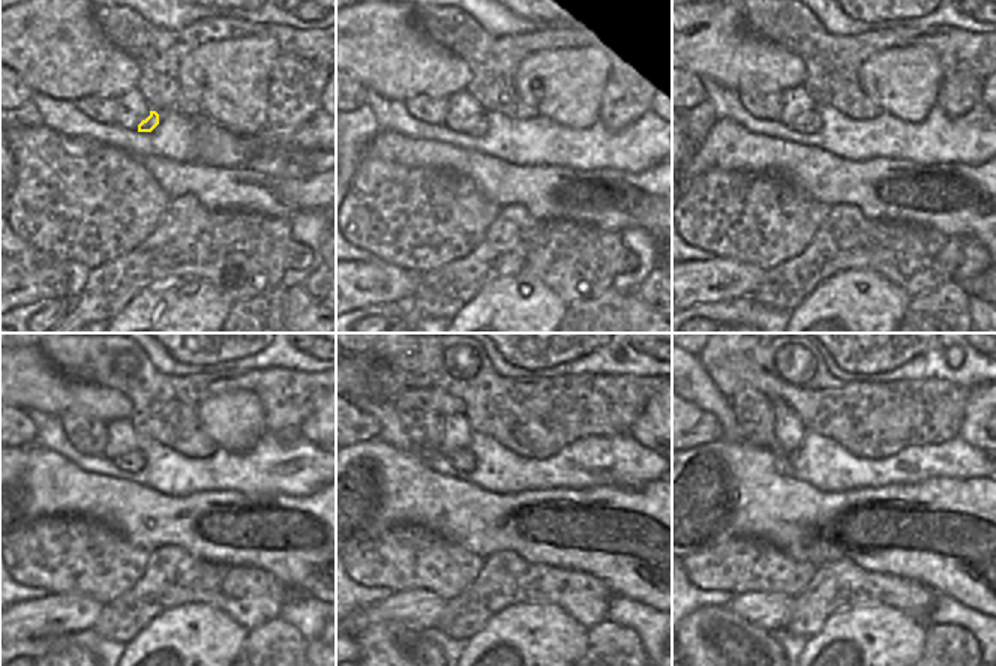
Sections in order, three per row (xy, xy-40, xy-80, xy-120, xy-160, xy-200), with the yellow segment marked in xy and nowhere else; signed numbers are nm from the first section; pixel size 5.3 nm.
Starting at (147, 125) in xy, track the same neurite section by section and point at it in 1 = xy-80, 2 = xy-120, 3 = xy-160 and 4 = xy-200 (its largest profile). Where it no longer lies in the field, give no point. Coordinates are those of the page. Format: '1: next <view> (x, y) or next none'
1: next xy-80 (809, 123)
2: next xy-120 (134, 461)
3: next xy-160 (461, 459)
4: next xy-200 (779, 452)

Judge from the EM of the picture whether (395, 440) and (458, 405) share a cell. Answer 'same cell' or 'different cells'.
different cells

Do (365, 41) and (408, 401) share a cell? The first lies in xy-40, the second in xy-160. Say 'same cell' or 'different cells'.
same cell

